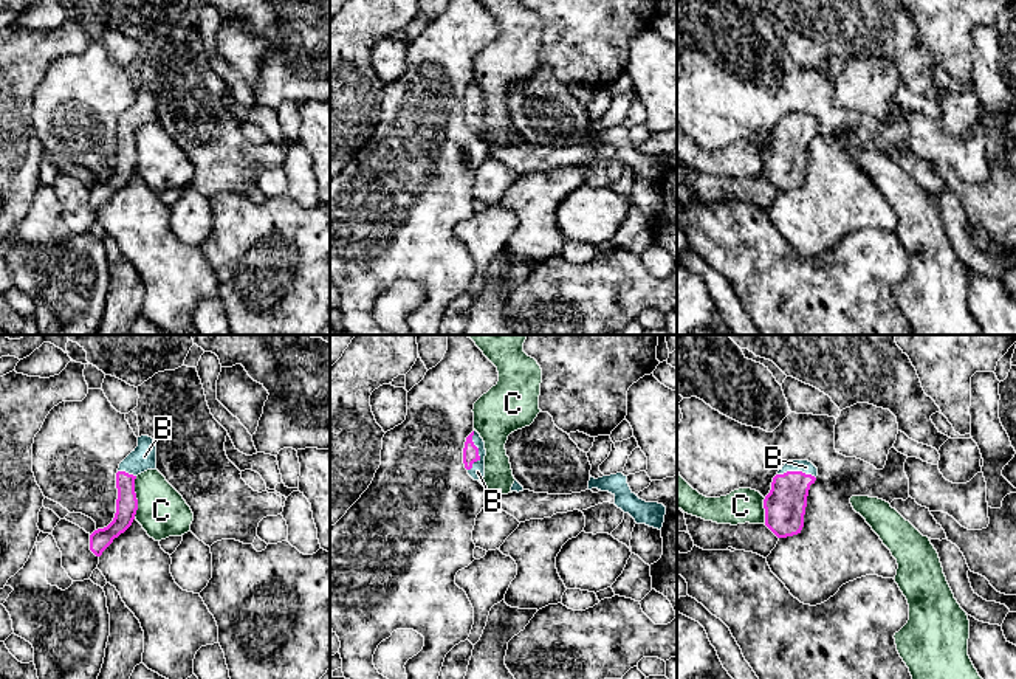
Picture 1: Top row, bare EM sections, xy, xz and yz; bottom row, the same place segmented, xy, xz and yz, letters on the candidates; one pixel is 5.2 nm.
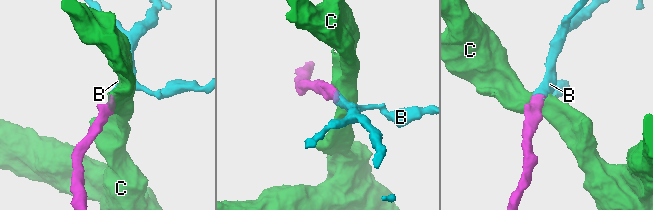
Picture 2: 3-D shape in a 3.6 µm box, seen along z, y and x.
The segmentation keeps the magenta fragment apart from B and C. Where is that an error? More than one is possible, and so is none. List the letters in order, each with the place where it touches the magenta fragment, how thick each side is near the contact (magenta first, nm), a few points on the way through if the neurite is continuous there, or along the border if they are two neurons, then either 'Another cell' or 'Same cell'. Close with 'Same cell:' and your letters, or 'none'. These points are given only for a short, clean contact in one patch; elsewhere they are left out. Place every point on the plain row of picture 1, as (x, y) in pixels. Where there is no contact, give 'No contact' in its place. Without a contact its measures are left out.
B: Touches magenta at xz (477, 104). Thickness 80 nm (magenta) against 80 nm. Path across: xz (470, 104), (477, 104), (477, 124). Same cell
C: Touches magenta at xy (135, 149). Thickness 110 nm (magenta) against 260 nm. Another cell
Same cell: B

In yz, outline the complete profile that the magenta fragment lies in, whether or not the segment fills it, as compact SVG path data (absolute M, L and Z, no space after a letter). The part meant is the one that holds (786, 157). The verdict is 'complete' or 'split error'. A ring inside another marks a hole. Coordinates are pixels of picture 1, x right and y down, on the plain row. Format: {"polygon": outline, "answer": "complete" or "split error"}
{"polygon": "M788 113L773 130L771 143L764 152L765 178L777 189L801 186L810 138L818 121L808 113Z", "answer": "split error"}

